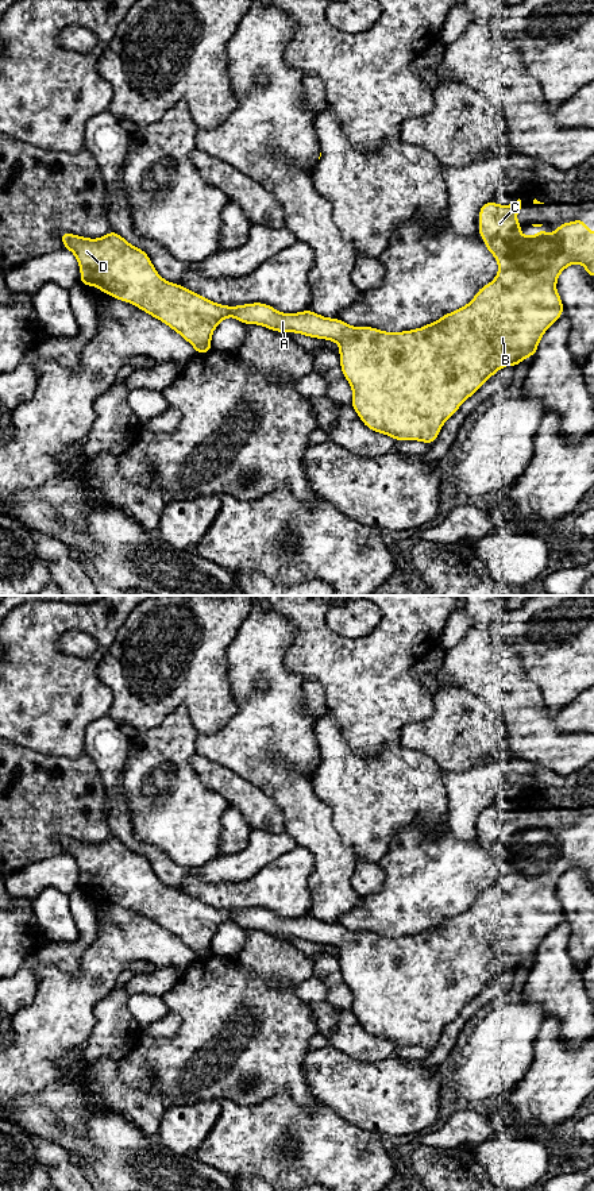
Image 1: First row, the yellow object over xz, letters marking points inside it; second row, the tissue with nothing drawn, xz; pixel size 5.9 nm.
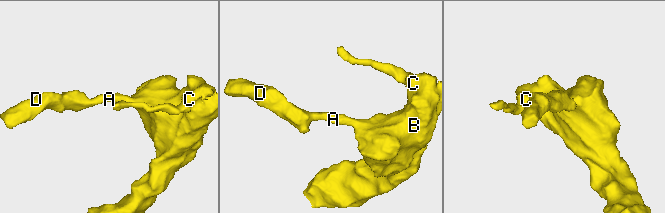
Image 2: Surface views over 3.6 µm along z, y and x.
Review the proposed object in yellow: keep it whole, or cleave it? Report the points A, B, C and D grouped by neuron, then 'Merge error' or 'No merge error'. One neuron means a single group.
Groups: A B C D. No merge error

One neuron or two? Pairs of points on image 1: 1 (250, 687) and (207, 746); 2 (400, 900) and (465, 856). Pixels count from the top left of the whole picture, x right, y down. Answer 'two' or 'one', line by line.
1: one
2: one

